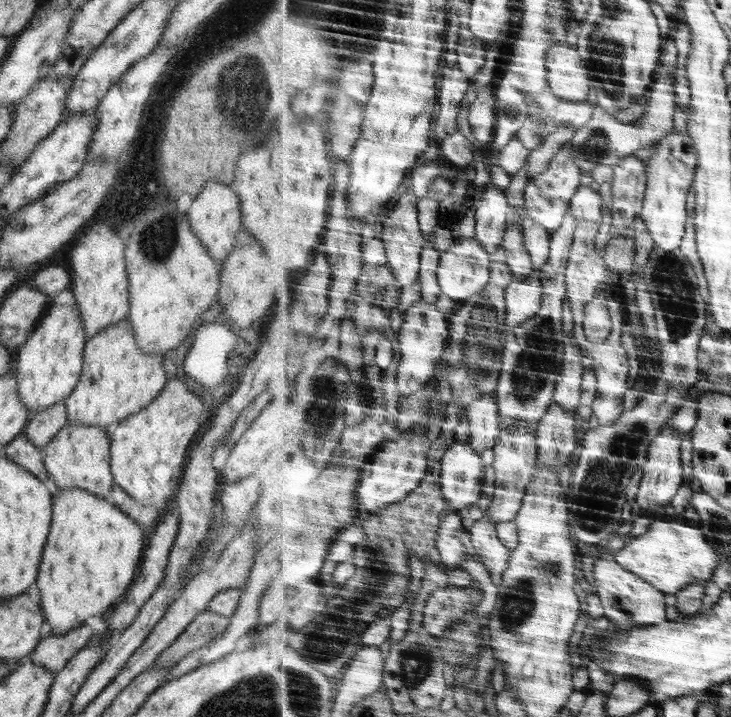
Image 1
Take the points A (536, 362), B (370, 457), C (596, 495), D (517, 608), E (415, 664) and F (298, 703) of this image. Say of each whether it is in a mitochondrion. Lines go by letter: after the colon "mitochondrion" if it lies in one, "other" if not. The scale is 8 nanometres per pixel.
A: mitochondrion
B: other
C: mitochondrion
D: mitochondrion
E: mitochondrion
F: mitochondrion

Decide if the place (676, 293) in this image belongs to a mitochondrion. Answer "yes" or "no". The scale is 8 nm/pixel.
yes

